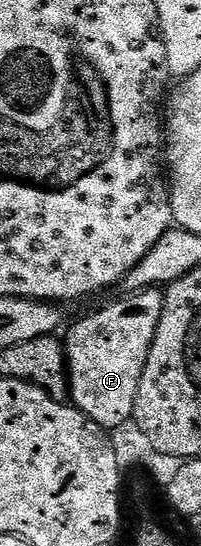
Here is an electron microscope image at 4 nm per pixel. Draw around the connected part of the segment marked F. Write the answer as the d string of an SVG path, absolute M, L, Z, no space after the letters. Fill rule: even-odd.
M148 288L146 290L140 291L138 294L127 294L124 300L119 300L116 304L111 304L108 308L103 308L100 312L95 312L92 316L87 316L75 329L72 330L71 336L75 340L71 340L68 344L65 344L65 368L69 373L71 372L71 396L73 399L74 407L78 408L79 411L86 414L88 418L94 424L98 424L100 428L104 430L116 430L122 427L123 424L130 421L134 414L134 402L138 398L138 388L143 382L143 374L148 370L150 361L150 346L153 344L153 338L155 331L157 330L159 315L162 312L162 304L159 302L160 296L164 293L161 292L158 296L155 294L159 291L159 288Z

